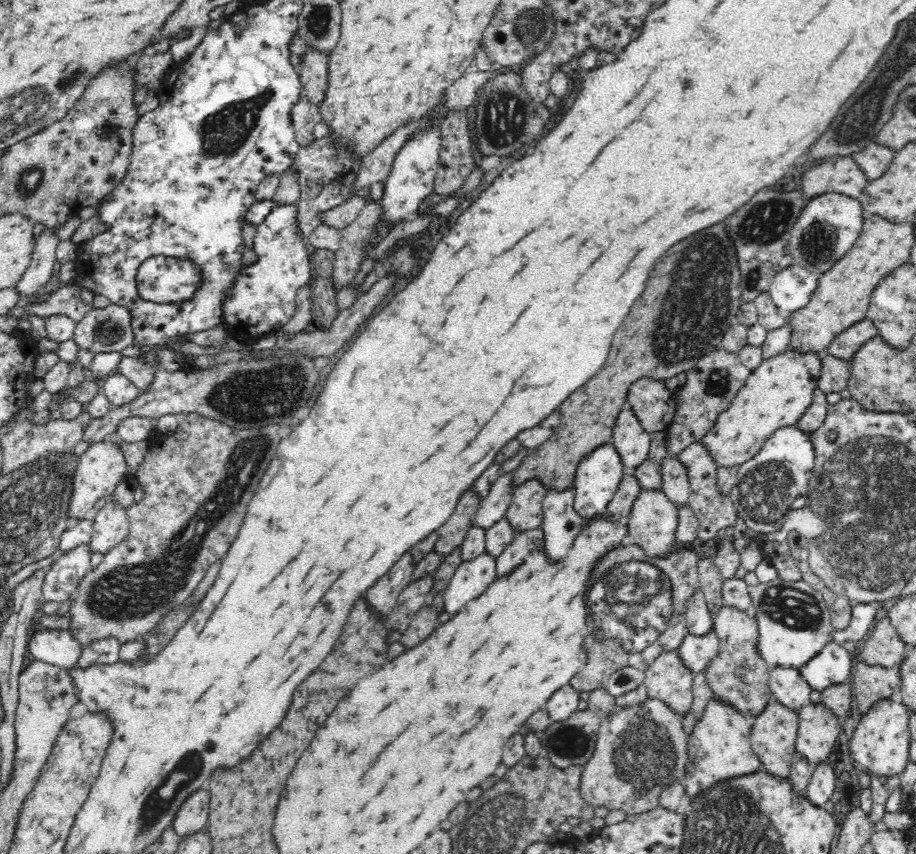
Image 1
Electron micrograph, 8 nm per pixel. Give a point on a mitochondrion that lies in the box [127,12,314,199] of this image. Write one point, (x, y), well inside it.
(223, 133)

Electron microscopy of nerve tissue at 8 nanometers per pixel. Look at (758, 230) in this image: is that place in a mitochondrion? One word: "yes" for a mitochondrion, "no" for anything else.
yes

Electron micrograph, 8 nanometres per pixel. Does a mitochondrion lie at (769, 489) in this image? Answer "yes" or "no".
yes

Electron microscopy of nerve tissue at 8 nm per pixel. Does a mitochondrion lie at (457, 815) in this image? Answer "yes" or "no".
yes

